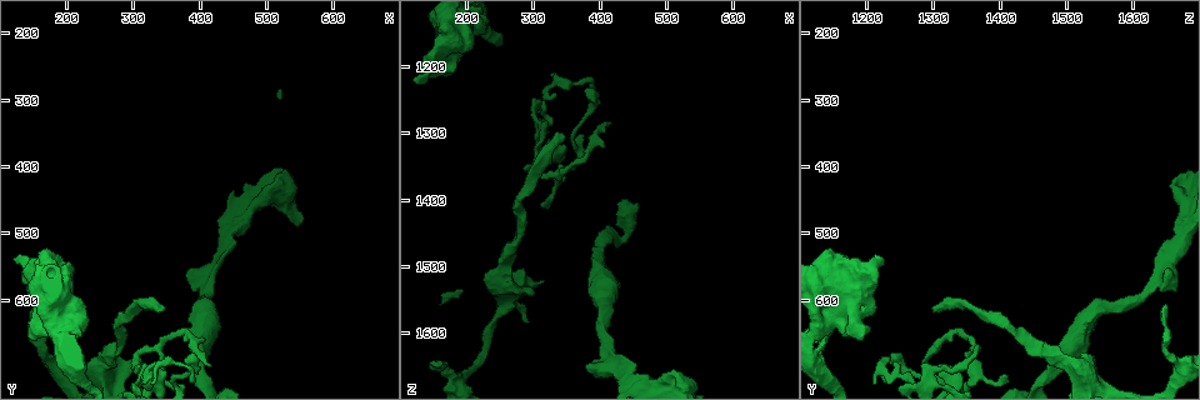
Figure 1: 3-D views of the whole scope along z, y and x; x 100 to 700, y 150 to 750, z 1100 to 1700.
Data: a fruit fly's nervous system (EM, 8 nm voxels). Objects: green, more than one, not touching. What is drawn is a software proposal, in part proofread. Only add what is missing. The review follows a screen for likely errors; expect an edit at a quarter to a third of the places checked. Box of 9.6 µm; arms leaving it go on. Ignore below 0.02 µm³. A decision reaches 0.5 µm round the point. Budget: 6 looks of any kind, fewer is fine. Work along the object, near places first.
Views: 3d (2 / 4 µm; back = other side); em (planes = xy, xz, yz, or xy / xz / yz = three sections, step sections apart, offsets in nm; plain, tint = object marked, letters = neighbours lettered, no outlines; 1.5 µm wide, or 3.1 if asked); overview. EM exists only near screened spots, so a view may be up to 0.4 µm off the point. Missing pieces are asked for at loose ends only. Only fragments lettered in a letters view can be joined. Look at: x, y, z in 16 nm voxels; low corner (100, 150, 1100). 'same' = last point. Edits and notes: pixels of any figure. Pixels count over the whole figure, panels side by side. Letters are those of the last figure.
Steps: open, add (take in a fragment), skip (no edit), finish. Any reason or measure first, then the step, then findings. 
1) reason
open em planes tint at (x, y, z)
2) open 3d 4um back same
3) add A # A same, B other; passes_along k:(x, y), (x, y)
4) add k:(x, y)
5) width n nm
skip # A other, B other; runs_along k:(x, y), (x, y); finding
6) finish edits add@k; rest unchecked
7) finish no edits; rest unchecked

free end
open 3d 4um at (225, 615, 1150)

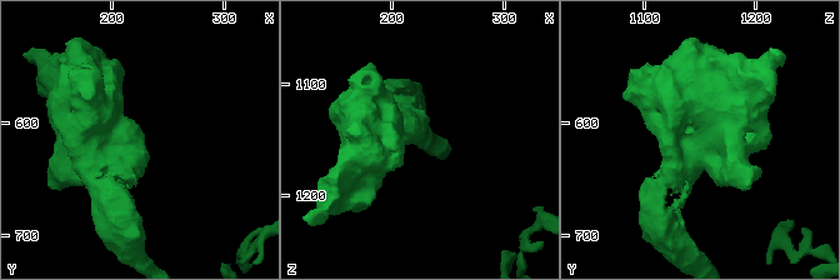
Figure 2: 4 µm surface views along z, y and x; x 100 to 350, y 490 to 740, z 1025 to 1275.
now the EM
open em planes letters at (226, 614, 1148)

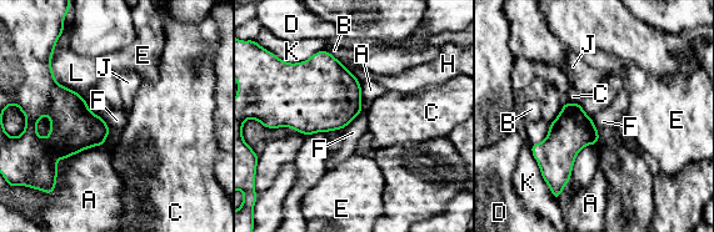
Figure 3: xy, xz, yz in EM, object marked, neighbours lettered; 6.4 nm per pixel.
skip # A other, B other, C other, D other, E other, F other, H other, J other, K other, L other; border 3:(360, 112), (341, 129); no lettered fragment goes on from it

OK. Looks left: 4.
tapers out
open 3d 4um at (155, 605, 1655)

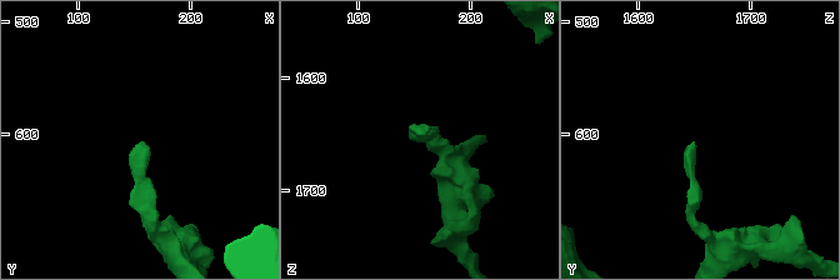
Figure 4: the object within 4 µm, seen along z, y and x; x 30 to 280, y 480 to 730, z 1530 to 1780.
open em planes letters at (160, 606, 1652)

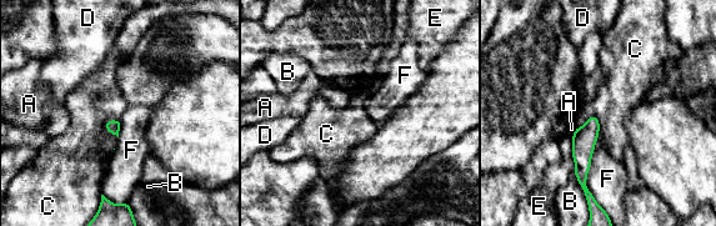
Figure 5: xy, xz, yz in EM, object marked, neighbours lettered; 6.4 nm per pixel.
skip # A other, B other, C other, D other, E other, F other; no lettered fragment goes on from it

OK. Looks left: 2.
finish no edits; rest unchecked

